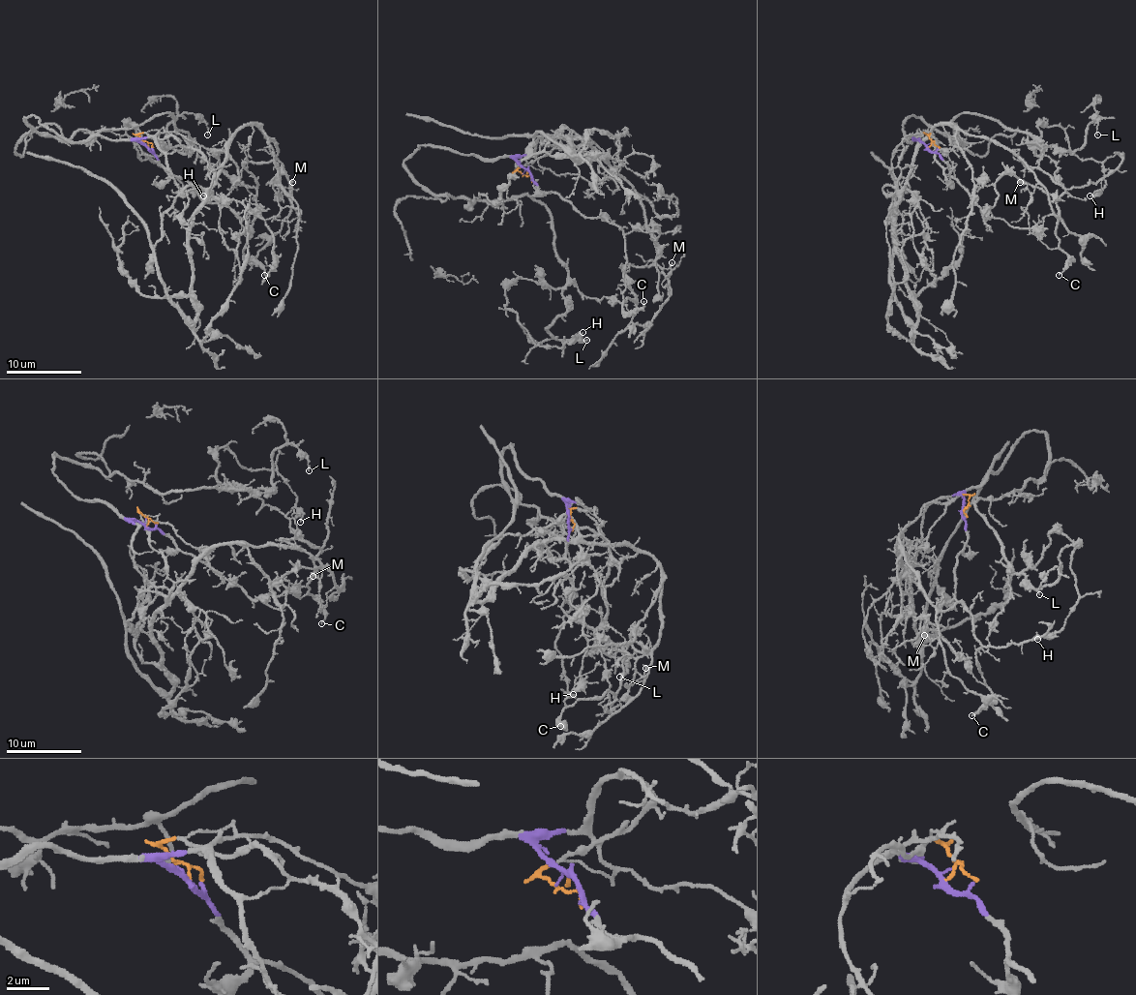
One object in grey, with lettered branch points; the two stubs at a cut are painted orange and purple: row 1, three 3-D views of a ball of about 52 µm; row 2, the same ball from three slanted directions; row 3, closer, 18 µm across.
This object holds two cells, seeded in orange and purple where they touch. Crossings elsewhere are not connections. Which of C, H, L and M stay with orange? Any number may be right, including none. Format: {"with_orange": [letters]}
{"with_orange": ["C", "M"]}

